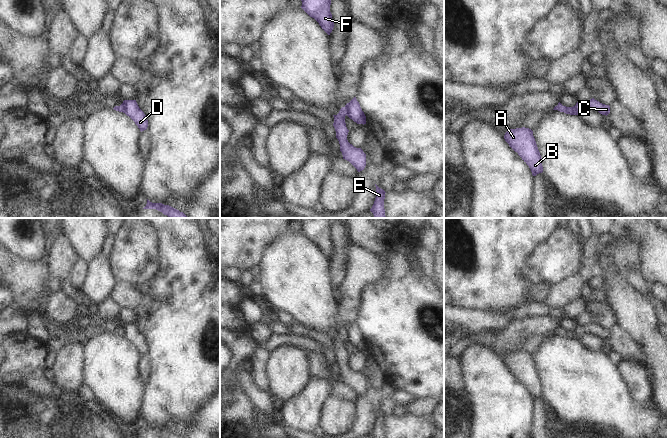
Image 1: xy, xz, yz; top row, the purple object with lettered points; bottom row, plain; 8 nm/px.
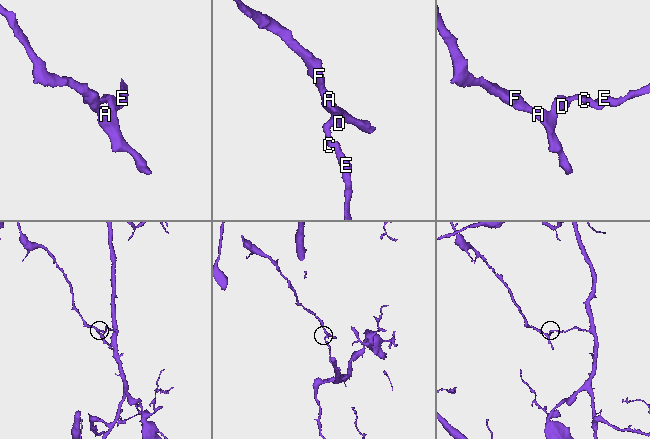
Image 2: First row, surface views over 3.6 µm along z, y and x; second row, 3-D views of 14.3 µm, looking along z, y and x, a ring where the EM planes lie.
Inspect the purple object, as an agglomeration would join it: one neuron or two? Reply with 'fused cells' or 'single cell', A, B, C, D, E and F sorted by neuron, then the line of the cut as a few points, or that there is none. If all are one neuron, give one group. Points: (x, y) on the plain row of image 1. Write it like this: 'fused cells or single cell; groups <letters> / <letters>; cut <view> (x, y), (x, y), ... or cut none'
fused cells; groups A B D F / C E; cut xz (345, 330), (346, 338)

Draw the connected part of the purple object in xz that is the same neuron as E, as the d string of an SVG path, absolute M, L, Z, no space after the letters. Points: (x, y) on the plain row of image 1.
M376 408L375 410L376 410L376 422L370 435L373 438L385 438L384 423L386 416L383 413L379 412Z

